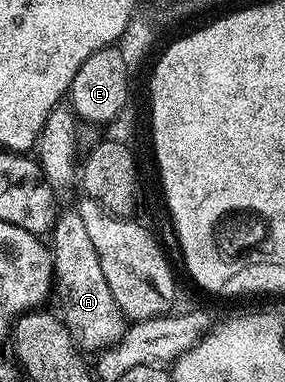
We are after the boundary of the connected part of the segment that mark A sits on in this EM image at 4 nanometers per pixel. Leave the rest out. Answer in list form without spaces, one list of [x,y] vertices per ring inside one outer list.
[[[77,208],[66,209],[63,213],[61,210],[55,216],[54,228],[48,234],[48,245],[52,250],[52,271],[57,286],[60,285],[60,316],[71,337],[83,350],[109,349],[126,333],[128,318],[120,311],[116,299],[112,299],[108,279],[104,279],[100,259],[96,259],[96,247],[92,247],[92,239],[88,239],[88,227],[84,227],[84,219]]]

